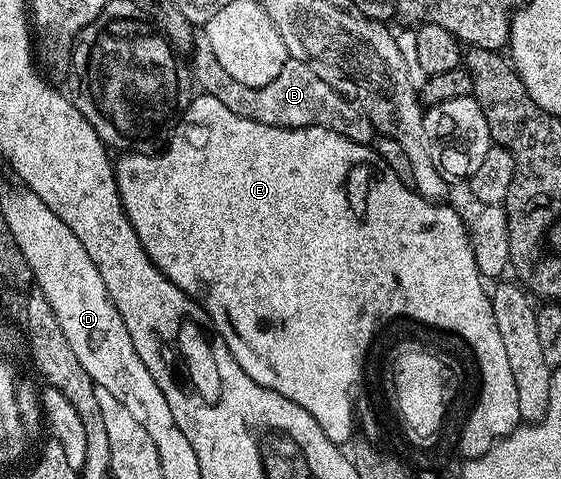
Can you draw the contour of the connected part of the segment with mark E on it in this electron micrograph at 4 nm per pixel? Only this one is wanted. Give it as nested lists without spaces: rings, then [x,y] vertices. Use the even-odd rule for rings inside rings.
[[[196,94],[189,100],[187,110],[177,120],[163,151],[159,154],[125,152],[119,158],[121,160],[117,159],[114,164],[116,185],[120,191],[122,206],[126,210],[126,218],[130,218],[130,226],[134,226],[138,242],[142,242],[142,250],[146,250],[154,266],[162,270],[162,274],[166,274],[168,280],[178,286],[178,290],[182,290],[190,299],[197,300],[204,307],[212,327],[226,342],[234,362],[238,362],[238,366],[242,366],[242,370],[246,370],[246,374],[250,374],[250,378],[254,378],[258,386],[274,390],[282,394],[282,398],[290,398],[290,402],[298,402],[298,406],[302,406],[302,410],[312,415],[314,422],[318,422],[326,438],[333,444],[343,445],[343,440],[351,438],[352,428],[354,432],[357,360],[360,359],[360,348],[364,348],[364,339],[368,338],[368,332],[372,332],[372,320],[376,320],[380,312],[408,312],[408,316],[420,316],[420,320],[432,320],[432,324],[448,324],[448,328],[456,328],[456,332],[464,332],[464,336],[468,336],[468,341],[475,345],[474,352],[479,360],[490,358],[494,362],[492,376],[496,394],[479,399],[476,416],[472,416],[472,424],[468,424],[468,433],[464,436],[463,453],[466,458],[481,456],[497,440],[504,439],[521,423],[518,386],[514,386],[510,358],[506,358],[502,338],[498,335],[498,326],[494,323],[492,298],[489,289],[484,289],[485,277],[481,276],[480,267],[474,258],[474,250],[468,237],[469,225],[454,209],[447,208],[447,203],[427,200],[425,196],[418,195],[415,188],[402,183],[398,174],[394,174],[394,170],[390,170],[369,145],[354,142],[322,126],[266,126],[262,122],[242,118],[242,114],[234,114],[234,110],[222,106],[218,98]]]

